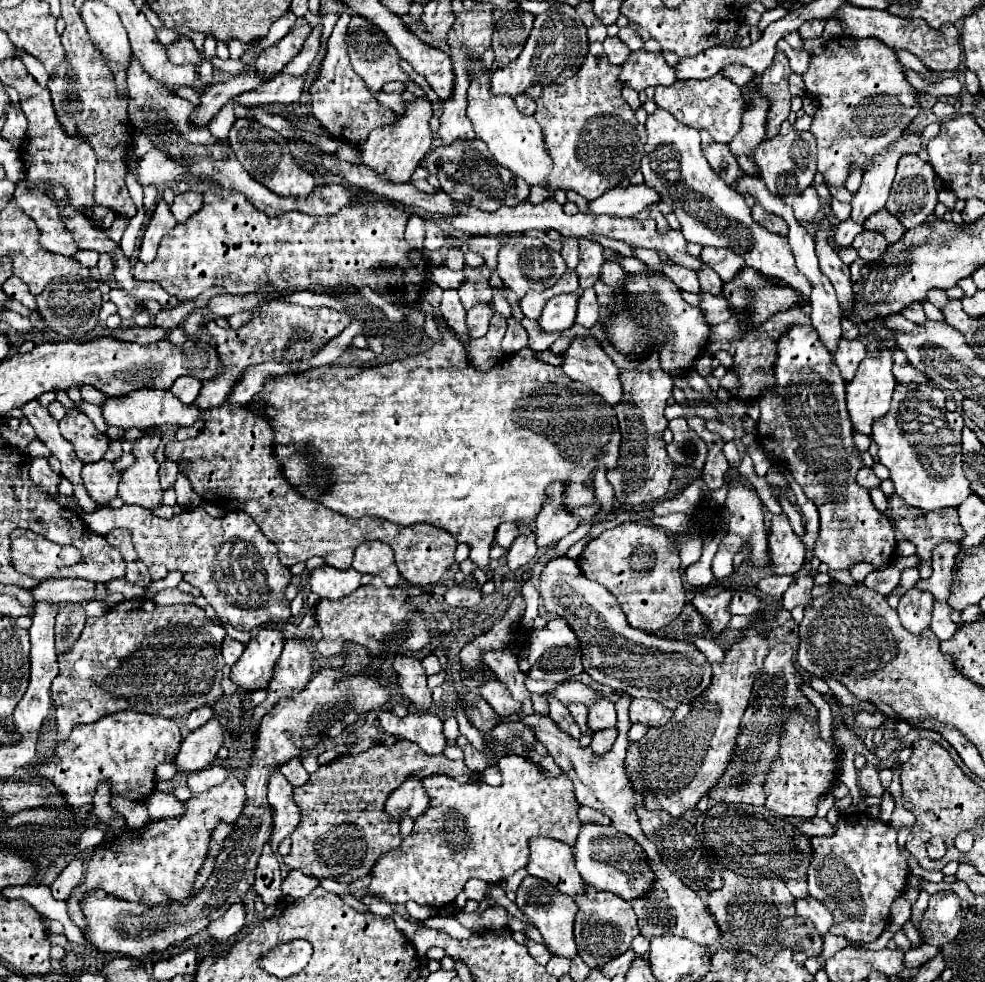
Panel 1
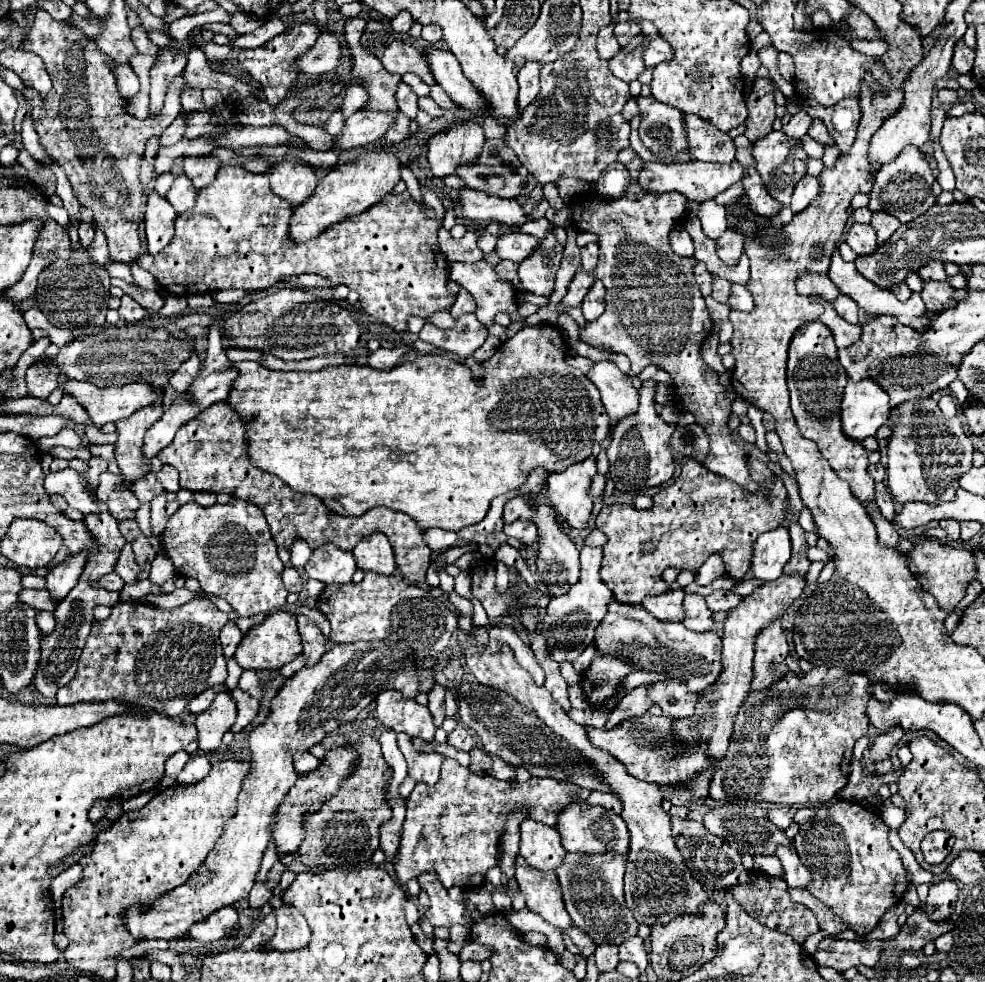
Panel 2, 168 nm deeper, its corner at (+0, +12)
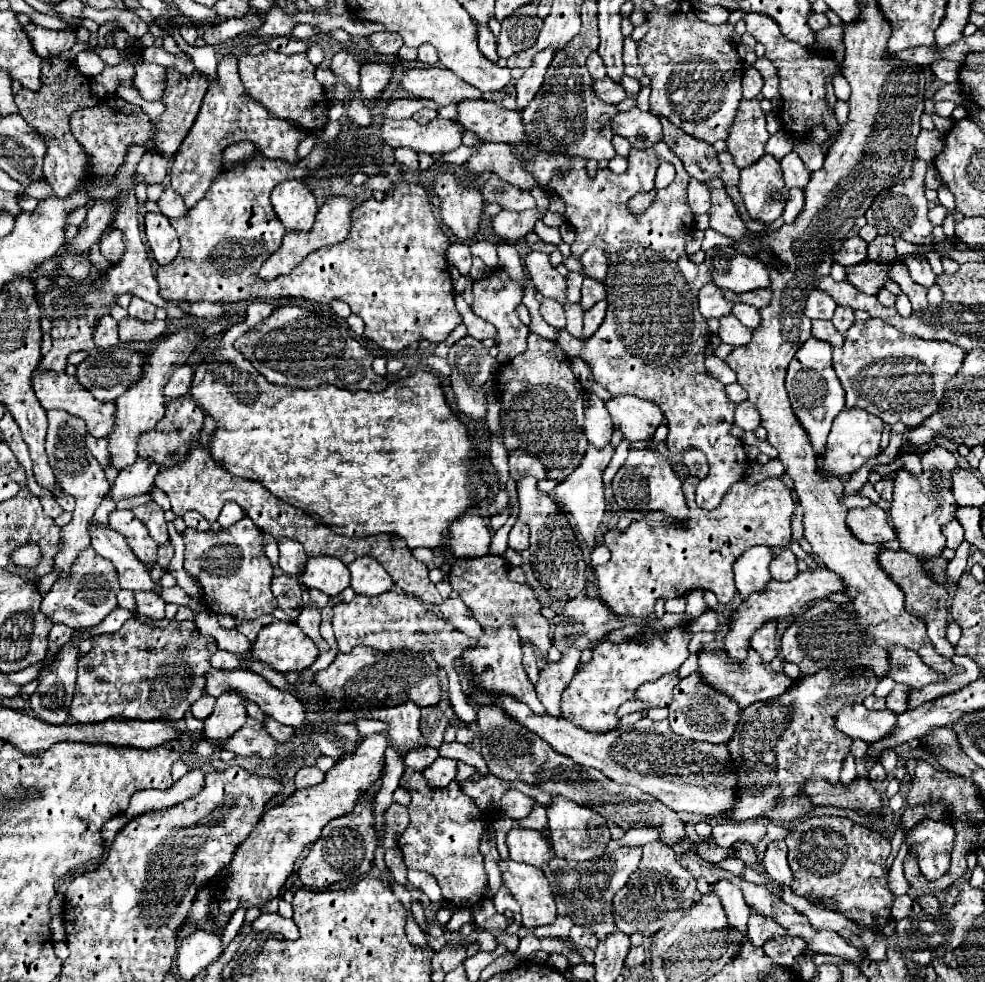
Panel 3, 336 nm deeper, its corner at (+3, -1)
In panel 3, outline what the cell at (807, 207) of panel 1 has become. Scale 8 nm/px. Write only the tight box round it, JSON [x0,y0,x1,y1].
[782,189,804,223]

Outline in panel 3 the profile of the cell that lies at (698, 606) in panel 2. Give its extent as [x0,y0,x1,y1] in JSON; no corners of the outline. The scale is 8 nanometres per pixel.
[562,627,690,733]

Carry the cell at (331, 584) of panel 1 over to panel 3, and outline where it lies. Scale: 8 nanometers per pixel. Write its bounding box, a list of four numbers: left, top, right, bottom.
[302,557,350,597]

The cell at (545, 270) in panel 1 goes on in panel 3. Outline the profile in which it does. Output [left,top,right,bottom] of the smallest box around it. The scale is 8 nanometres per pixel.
[540,299,566,331]

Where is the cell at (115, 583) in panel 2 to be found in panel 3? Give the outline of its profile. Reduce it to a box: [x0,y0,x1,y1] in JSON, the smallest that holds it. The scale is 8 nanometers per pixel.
[118,591,136,611]

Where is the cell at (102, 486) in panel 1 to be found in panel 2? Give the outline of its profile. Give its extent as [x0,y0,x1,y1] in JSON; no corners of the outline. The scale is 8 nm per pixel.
[95,470,139,520]

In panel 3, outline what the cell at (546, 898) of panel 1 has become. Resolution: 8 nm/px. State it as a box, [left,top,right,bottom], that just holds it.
[500,859,556,929]

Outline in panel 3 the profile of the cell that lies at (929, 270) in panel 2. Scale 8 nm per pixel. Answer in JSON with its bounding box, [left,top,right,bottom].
[900,257,936,289]

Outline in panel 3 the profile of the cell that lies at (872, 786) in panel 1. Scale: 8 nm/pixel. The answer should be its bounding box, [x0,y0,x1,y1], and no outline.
[880,751,898,773]

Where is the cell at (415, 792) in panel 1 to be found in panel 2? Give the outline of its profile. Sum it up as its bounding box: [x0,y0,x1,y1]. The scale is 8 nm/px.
[397,734,445,786]

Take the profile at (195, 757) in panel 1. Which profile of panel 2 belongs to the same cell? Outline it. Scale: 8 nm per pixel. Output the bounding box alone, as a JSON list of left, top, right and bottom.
[195,692,237,752]

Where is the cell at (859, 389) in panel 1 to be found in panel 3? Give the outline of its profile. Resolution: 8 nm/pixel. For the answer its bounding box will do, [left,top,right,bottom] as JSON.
[818,409,884,479]

